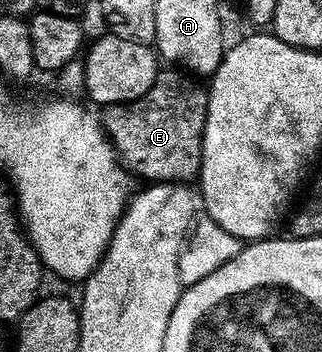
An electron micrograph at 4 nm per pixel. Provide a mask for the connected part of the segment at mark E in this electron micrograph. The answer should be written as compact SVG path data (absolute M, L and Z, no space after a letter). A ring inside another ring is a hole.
M164 67L157 73L154 83L150 87L150 91L146 91L148 101L144 103L144 107L142 107L142 98L139 97L137 101L130 101L126 105L110 105L103 110L102 124L105 133L108 134L108 139L115 147L121 162L123 162L137 178L145 177L143 180L148 183L188 183L193 179L199 178L200 157L204 154L204 128L206 127L206 115L208 114L208 89L205 88L205 86L200 86L199 83L201 82L197 80L195 76L189 75L179 68Z

